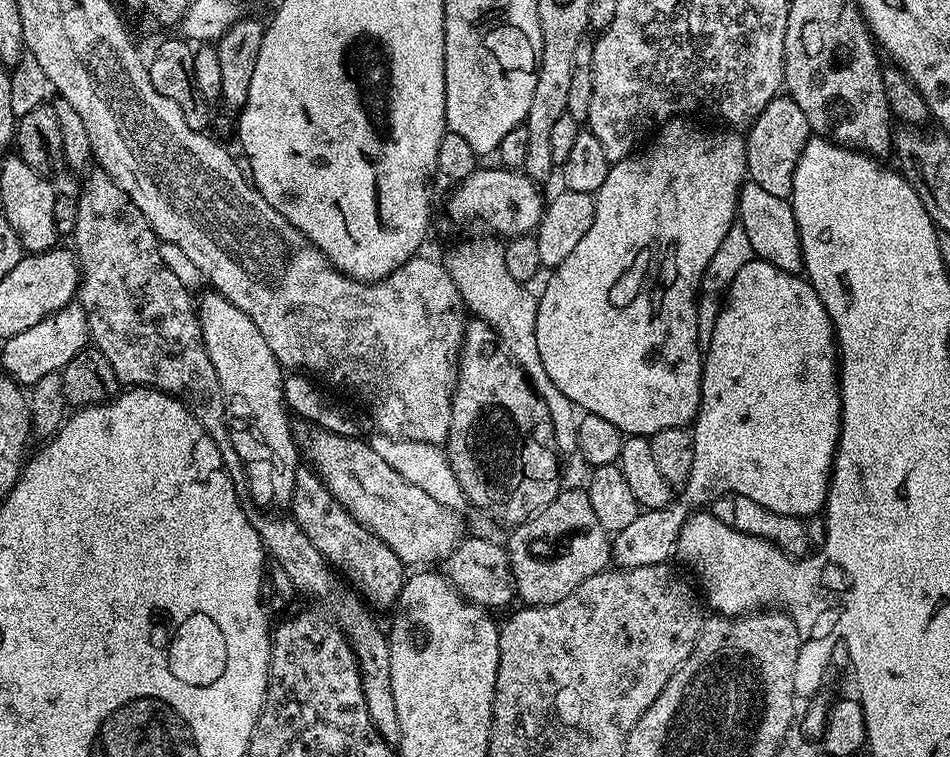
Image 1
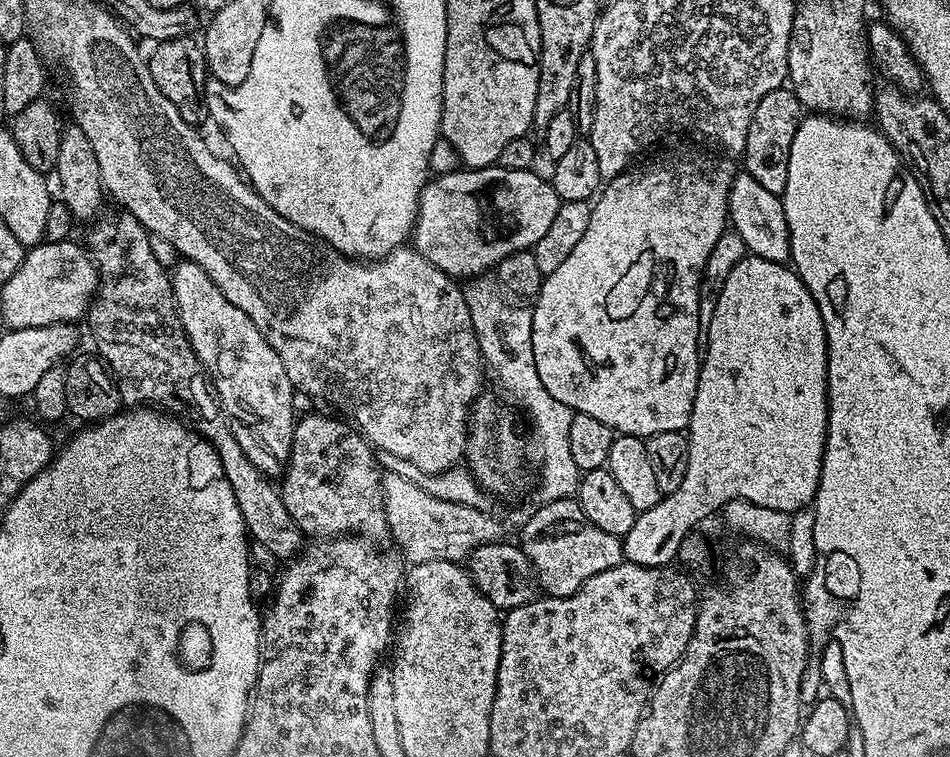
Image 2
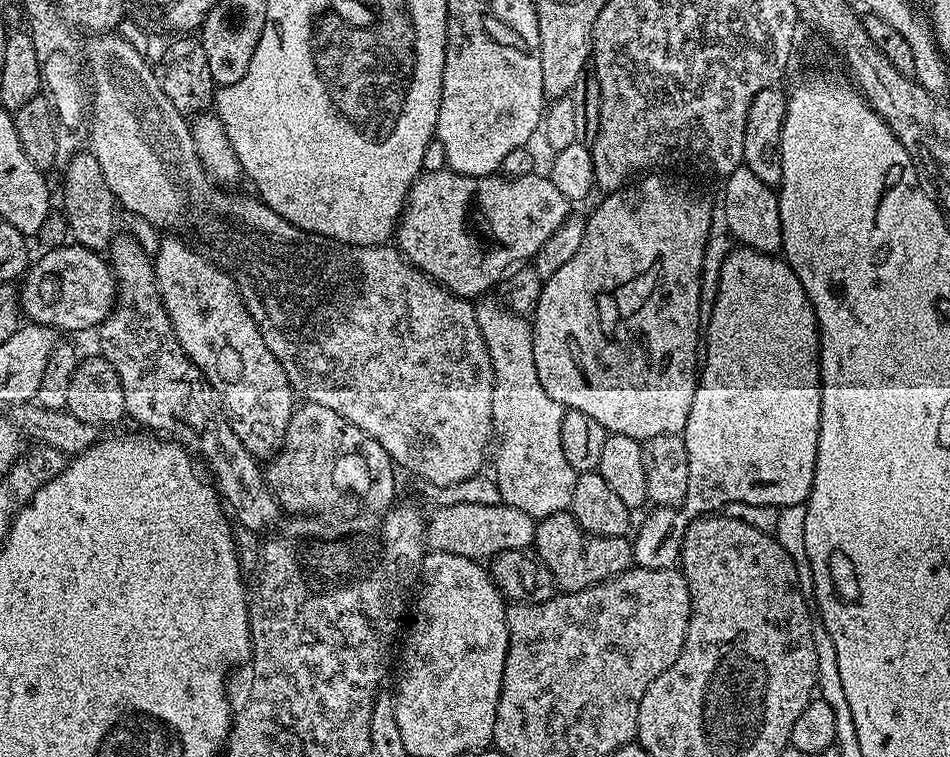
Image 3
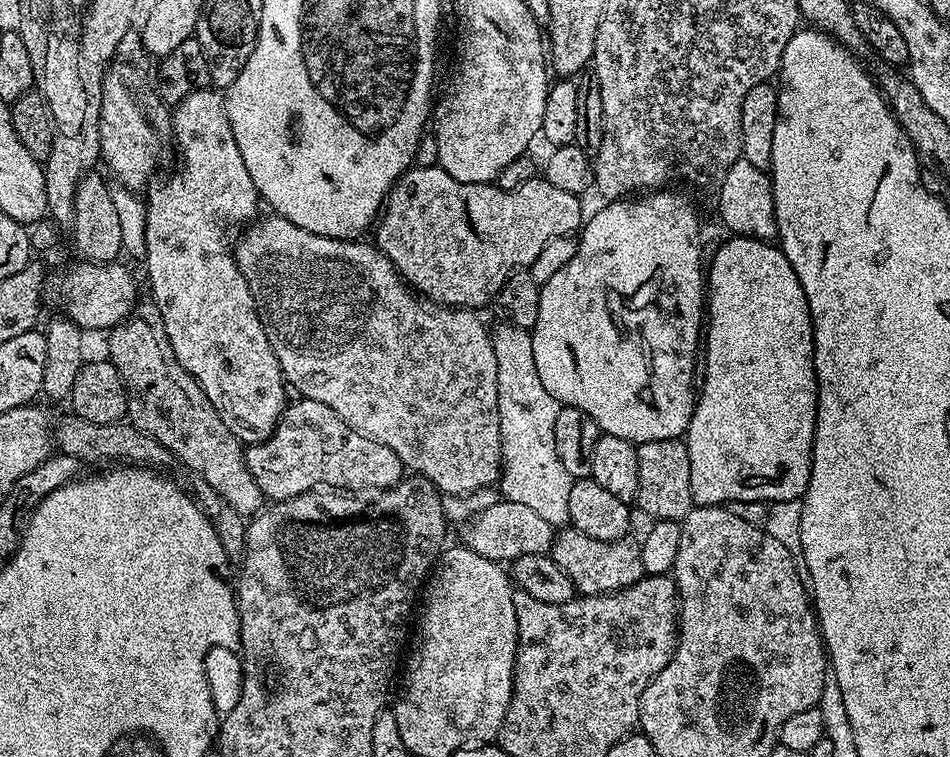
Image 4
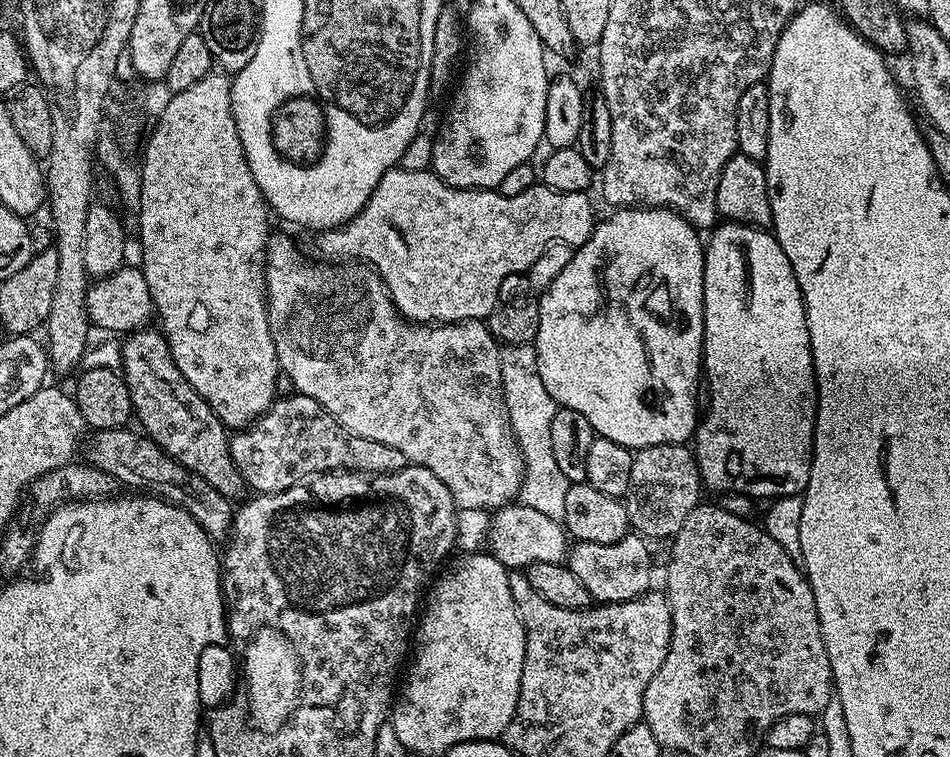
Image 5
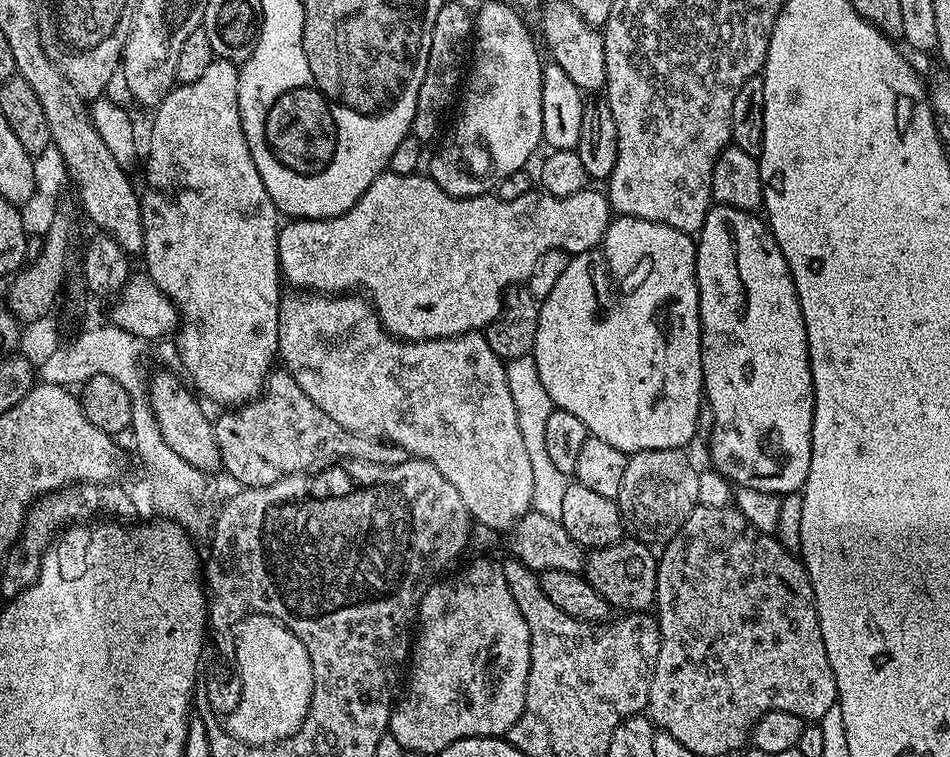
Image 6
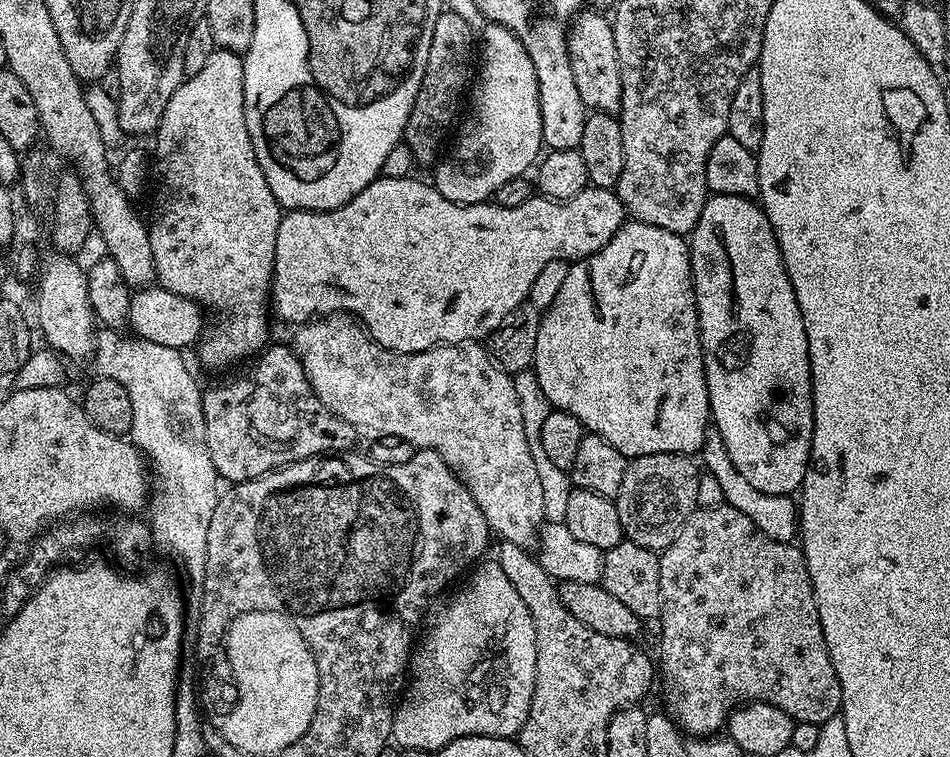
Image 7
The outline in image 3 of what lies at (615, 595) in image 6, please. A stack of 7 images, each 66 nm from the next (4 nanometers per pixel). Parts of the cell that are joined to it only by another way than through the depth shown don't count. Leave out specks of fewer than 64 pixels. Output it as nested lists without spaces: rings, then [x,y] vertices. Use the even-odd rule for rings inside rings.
[[[571,511],[550,514],[541,519],[536,526],[536,538],[534,541],[534,551],[542,562],[554,574],[557,589],[561,593],[577,592],[583,588],[588,588],[592,584],[599,584],[602,580],[609,580],[611,576],[617,576],[633,567],[632,540],[628,536],[595,536],[586,530],[572,517]]]

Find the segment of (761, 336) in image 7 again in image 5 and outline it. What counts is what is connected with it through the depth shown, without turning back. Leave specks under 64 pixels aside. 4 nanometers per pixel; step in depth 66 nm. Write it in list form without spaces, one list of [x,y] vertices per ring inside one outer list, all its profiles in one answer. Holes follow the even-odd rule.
[[[721,223],[721,228],[713,227],[712,241],[707,241],[704,250],[704,358],[702,372],[706,377],[708,402],[706,411],[694,433],[696,465],[700,471],[700,483],[705,489],[713,488],[719,494],[740,493],[751,498],[768,496],[799,496],[808,487],[812,469],[812,435],[816,433],[816,371],[812,361],[810,330],[806,322],[806,310],[798,278],[790,266],[790,258],[782,250],[771,231],[760,226]]]

